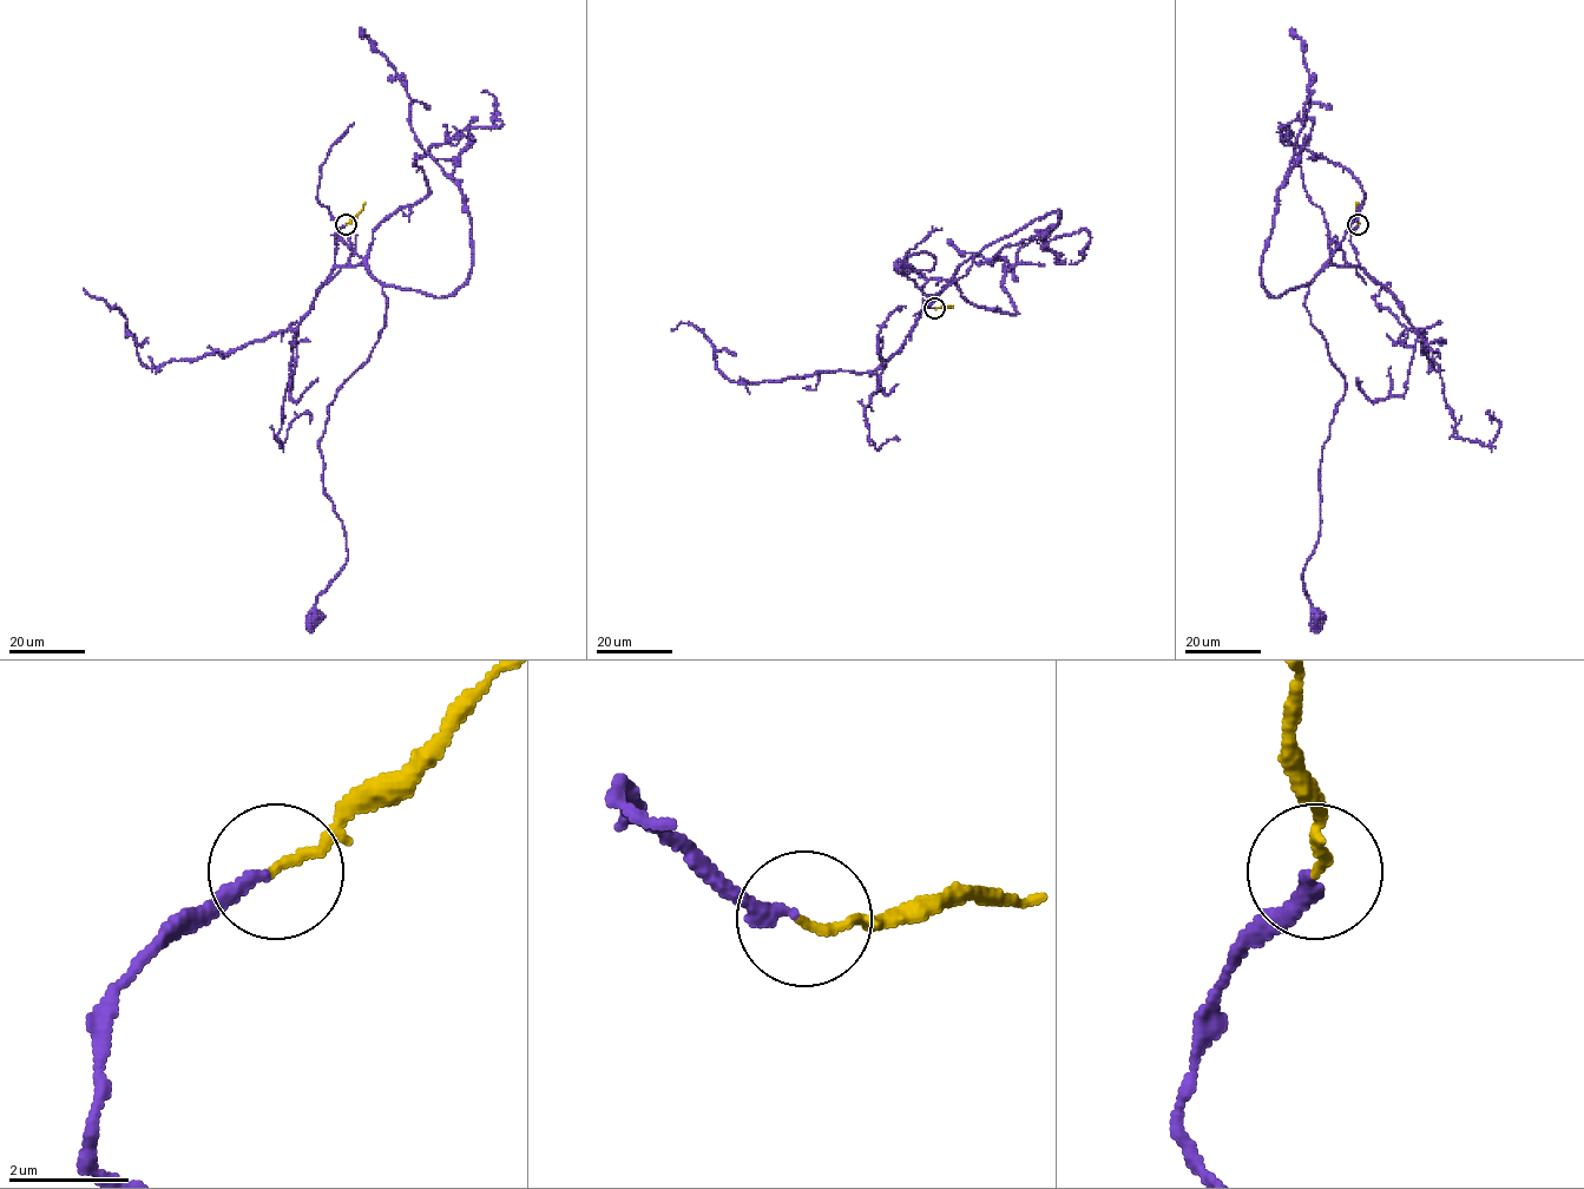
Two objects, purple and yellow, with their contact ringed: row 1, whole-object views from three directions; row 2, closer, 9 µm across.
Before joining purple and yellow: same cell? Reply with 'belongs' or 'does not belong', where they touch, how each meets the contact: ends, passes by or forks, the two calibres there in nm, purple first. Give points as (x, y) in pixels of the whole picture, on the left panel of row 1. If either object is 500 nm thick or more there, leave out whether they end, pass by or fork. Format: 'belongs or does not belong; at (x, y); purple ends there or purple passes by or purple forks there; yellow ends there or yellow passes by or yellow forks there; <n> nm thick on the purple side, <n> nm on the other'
belongs; at (346, 224); purple ends there; yellow ends there; 260 nm thick on the purple side, 150 nm on the other

